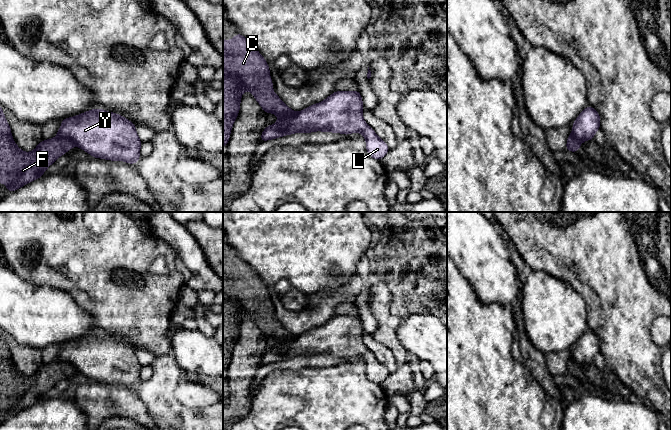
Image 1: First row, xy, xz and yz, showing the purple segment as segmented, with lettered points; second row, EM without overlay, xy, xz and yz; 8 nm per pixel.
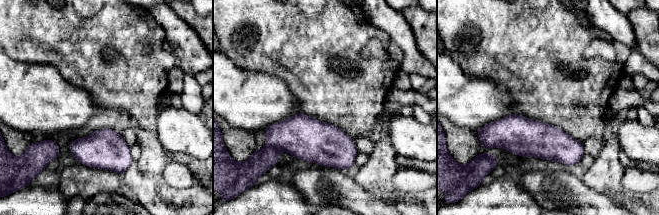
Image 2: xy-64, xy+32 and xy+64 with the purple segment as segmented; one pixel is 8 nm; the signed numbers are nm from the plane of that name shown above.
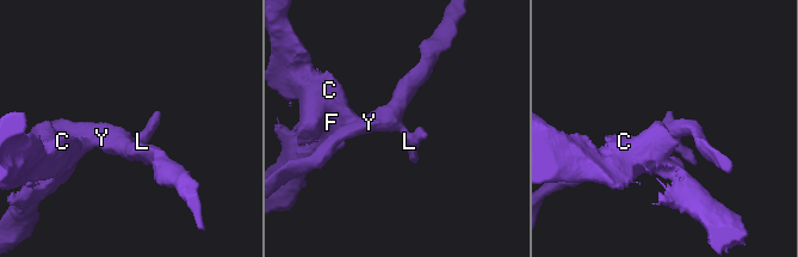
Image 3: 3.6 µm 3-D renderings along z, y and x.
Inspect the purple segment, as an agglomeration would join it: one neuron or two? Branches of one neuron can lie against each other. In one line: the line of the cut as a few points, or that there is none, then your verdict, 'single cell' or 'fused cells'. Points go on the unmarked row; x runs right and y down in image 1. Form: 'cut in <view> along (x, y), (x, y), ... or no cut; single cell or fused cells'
cut in xy along (57, 360), (68, 361), (74, 369); fused cells

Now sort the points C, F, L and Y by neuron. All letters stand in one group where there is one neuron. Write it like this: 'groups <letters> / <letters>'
groups C F / L Y

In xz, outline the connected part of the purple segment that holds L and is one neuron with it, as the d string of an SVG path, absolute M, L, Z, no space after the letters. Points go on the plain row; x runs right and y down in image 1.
M358 313L336 315L324 325L301 334L290 342L281 342L267 350L260 361L261 366L298 356L315 355L342 357L346 360L358 356L365 361L368 379L381 384L388 376L386 366L364 345L363 325Z

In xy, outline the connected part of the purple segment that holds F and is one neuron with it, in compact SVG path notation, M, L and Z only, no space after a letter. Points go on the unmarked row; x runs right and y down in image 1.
M0 329L0 407L7 409L8 417L42 401L56 383L73 371L71 363L55 361L42 364L29 377L22 375L13 364Z

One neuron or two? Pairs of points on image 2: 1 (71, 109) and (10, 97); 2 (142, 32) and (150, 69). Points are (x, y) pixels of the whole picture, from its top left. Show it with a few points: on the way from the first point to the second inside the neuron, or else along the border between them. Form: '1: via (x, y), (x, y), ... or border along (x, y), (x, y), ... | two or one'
1: via (56, 107), (35, 98), (25, 97) | one
2: via (142, 41), (142, 52), (145, 55), (145, 60) | one

